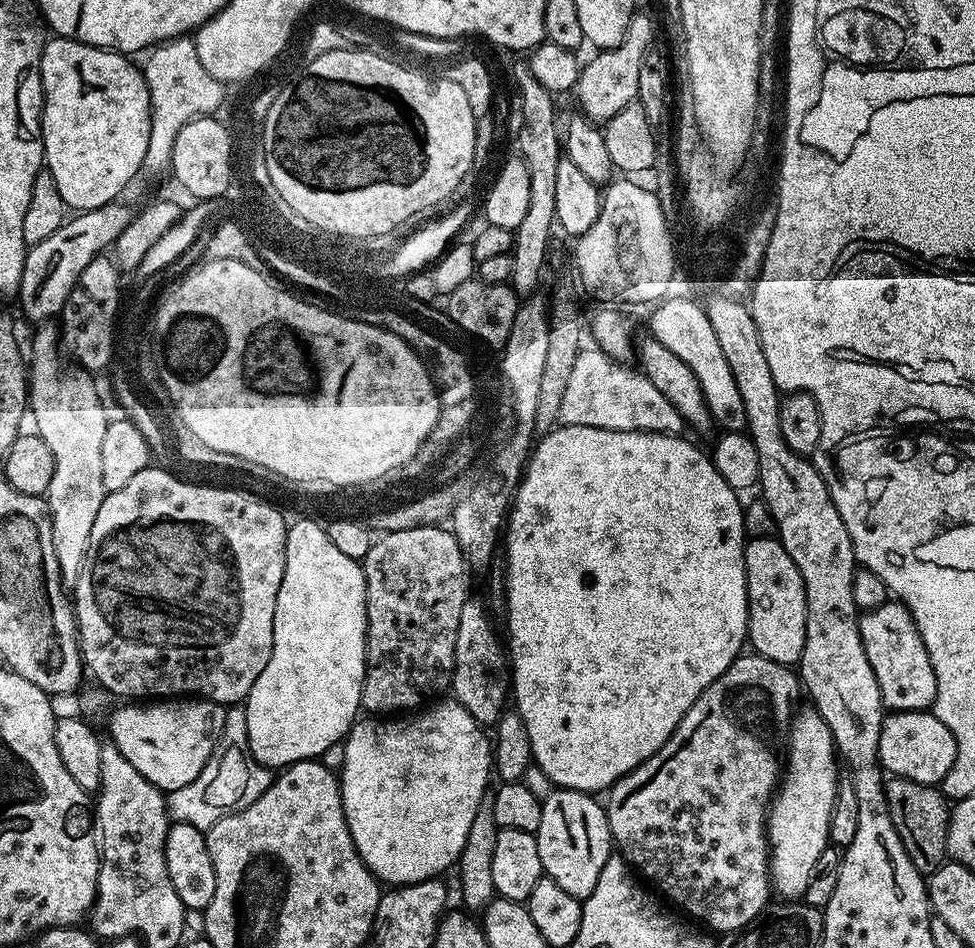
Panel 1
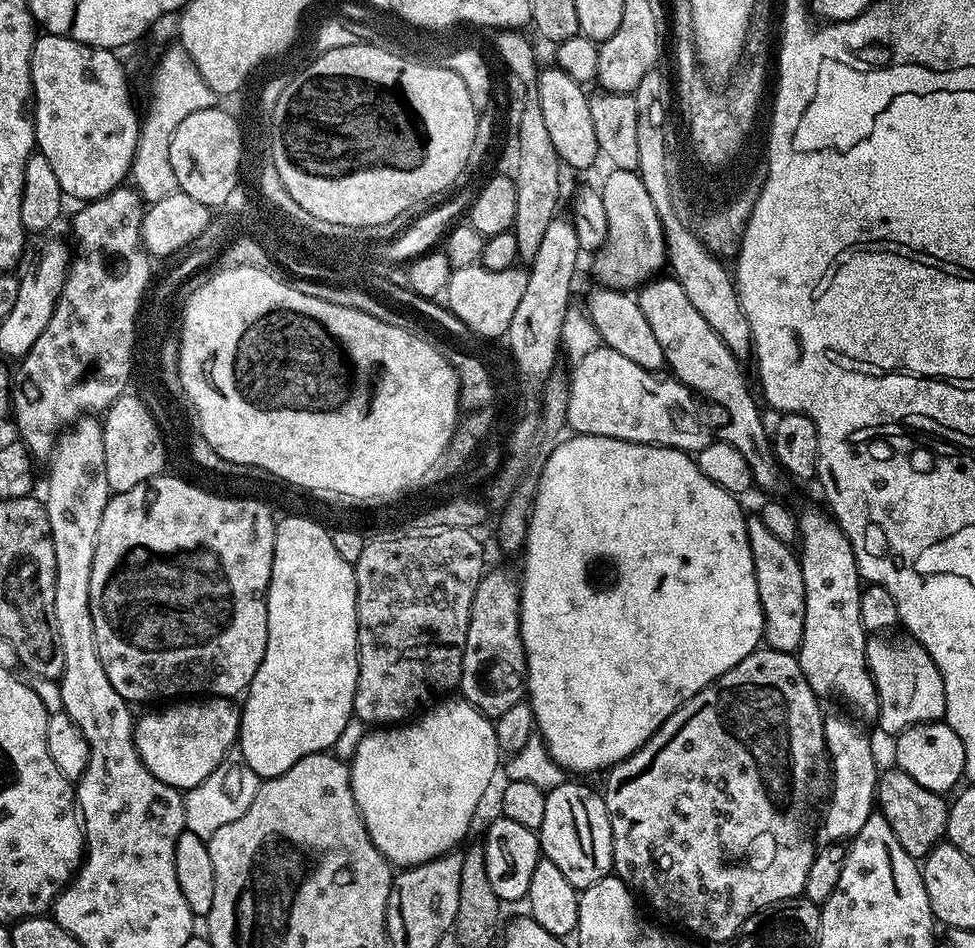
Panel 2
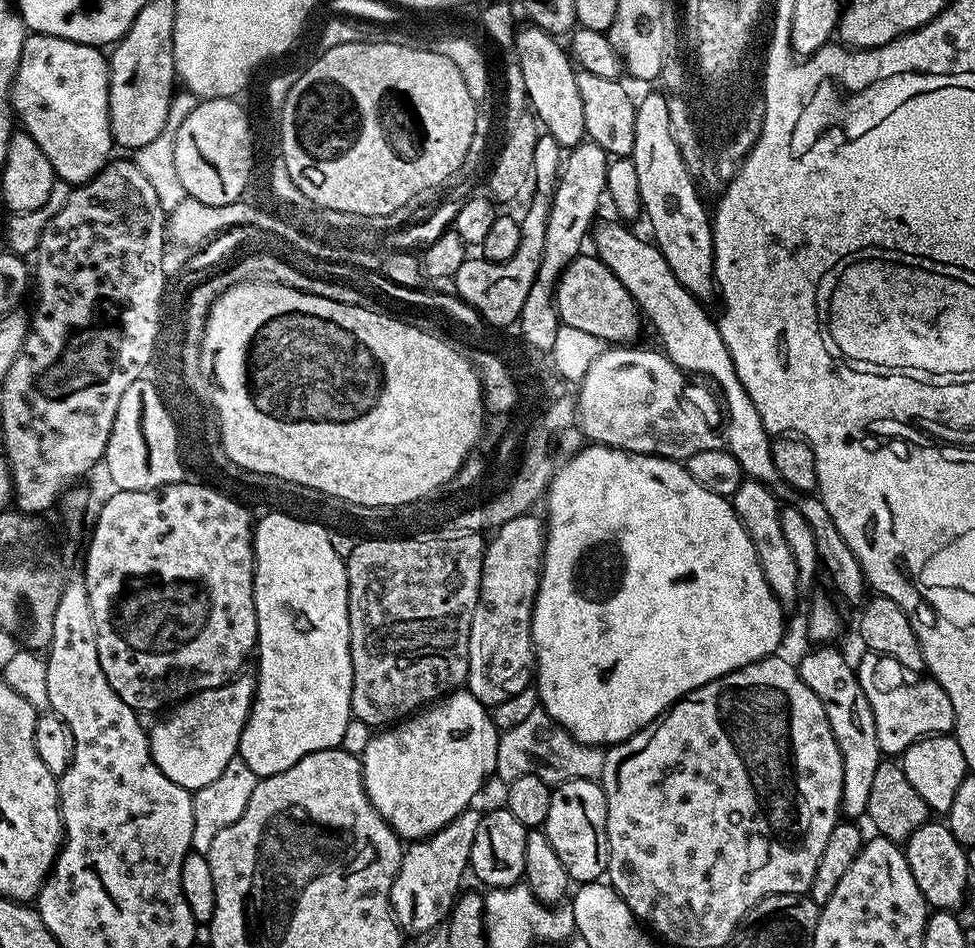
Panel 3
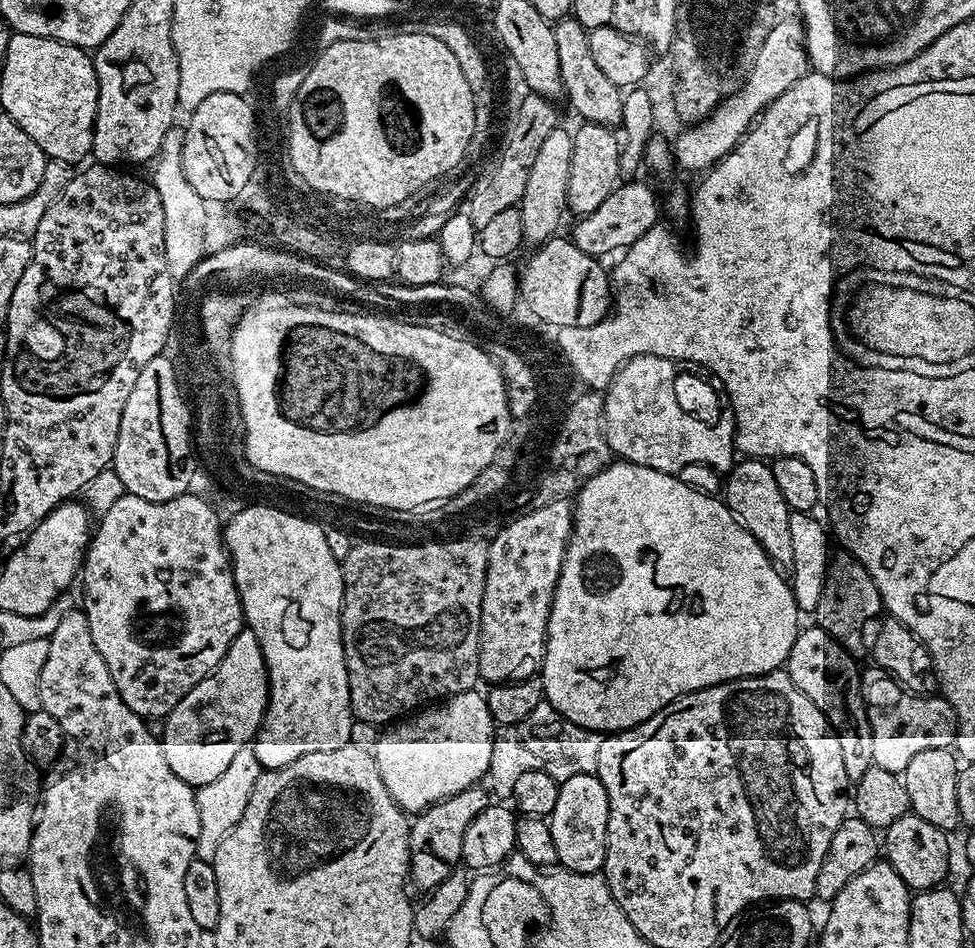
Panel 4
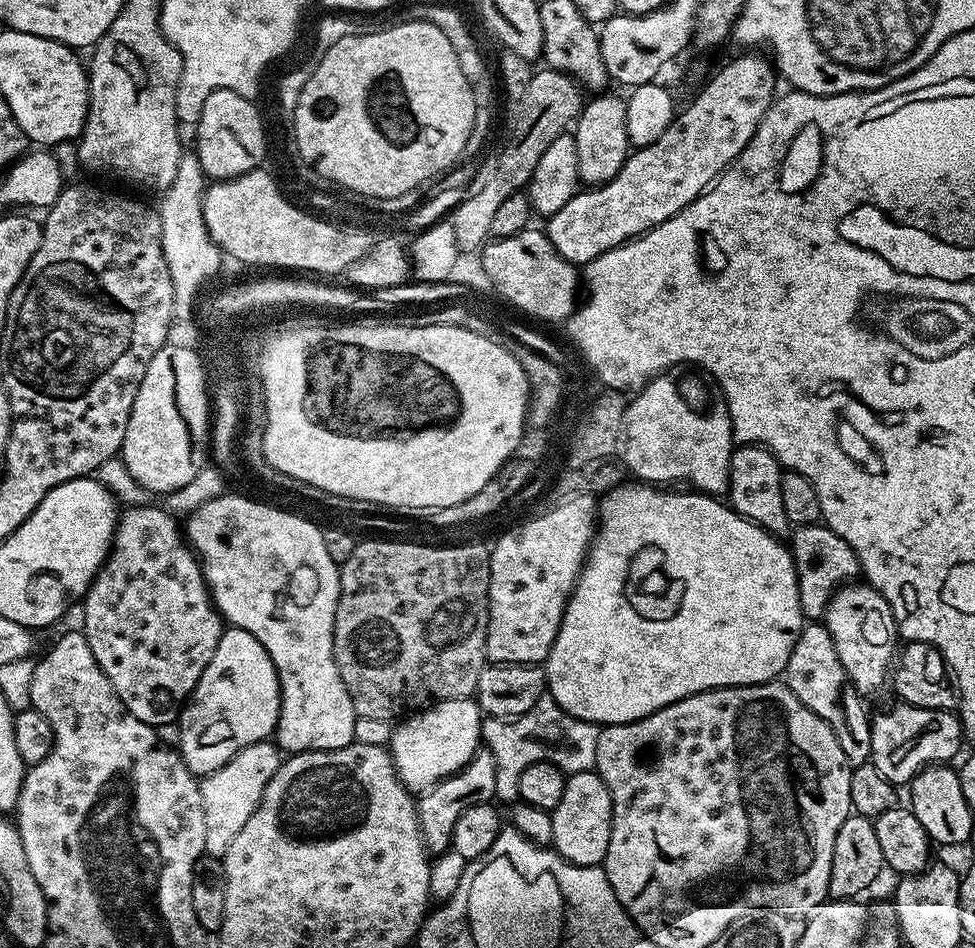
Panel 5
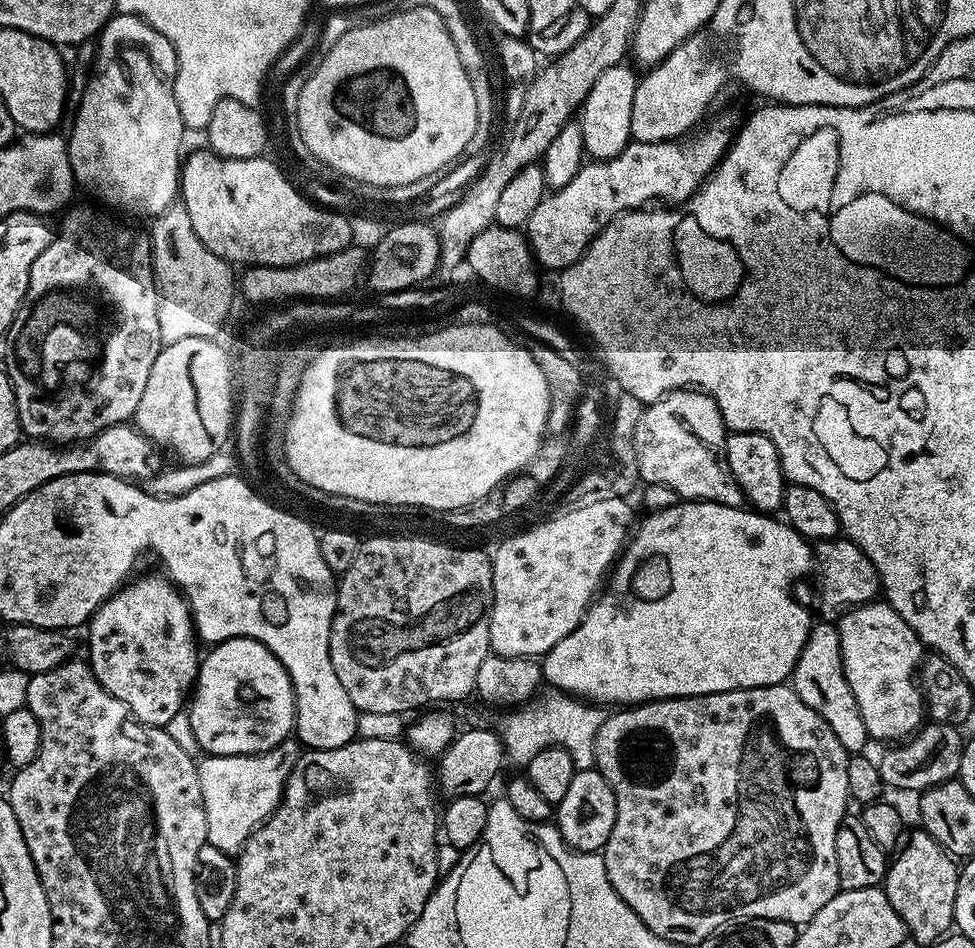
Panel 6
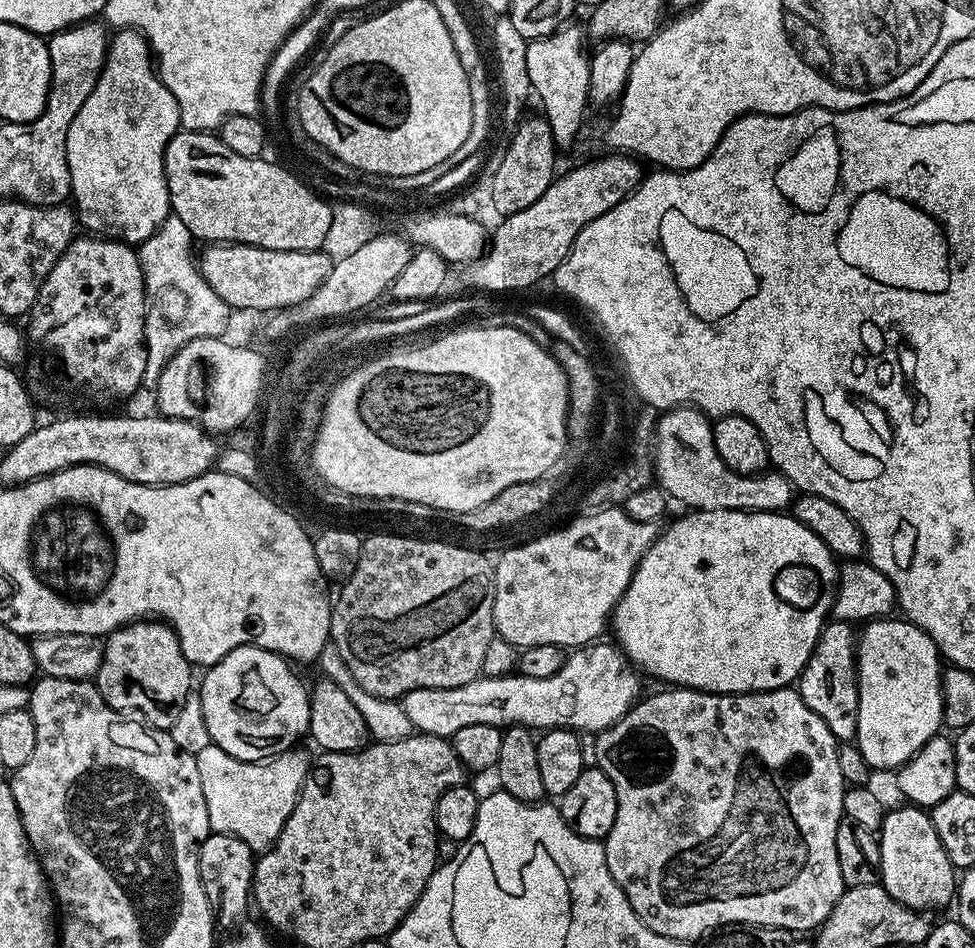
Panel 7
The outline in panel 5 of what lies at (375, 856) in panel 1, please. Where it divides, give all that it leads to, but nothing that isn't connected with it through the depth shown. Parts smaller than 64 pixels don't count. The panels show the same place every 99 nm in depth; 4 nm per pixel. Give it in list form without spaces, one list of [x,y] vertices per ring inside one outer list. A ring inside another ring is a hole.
[[[472,698],[437,700],[429,707],[405,715],[393,727],[390,745],[392,761],[404,787],[419,794],[462,770],[481,747],[481,723],[480,705]]]

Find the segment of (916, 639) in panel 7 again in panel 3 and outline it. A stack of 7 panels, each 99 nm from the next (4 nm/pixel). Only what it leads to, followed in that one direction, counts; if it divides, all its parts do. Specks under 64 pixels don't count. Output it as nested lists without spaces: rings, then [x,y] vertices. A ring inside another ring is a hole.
[[[601,219],[591,233],[591,243],[596,243],[595,255],[611,272],[630,290],[634,302],[639,306],[643,319],[652,323],[656,336],[660,339],[659,347],[664,355],[674,362],[674,366],[685,374],[693,372],[696,376],[705,376],[720,391],[724,399],[724,428],[722,427],[722,444],[728,453],[737,459],[743,475],[749,480],[757,480],[771,488],[776,499],[781,502],[794,501],[794,507],[810,522],[810,530],[814,530],[814,546],[818,546],[818,558],[822,562],[823,571],[828,571],[832,584],[848,600],[863,601],[866,596],[864,572],[860,569],[858,558],[846,546],[846,538],[838,534],[838,526],[834,526],[834,518],[830,518],[830,510],[820,501],[819,495],[800,494],[778,474],[778,466],[774,466],[772,453],[773,437],[762,426],[762,418],[758,410],[754,410],[754,402],[750,402],[750,394],[742,386],[738,378],[738,370],[734,370],[734,362],[730,358],[730,350],[722,338],[717,321],[704,313],[699,299],[687,292],[674,278],[666,258],[655,243],[635,236],[628,228],[623,228],[619,219]]]

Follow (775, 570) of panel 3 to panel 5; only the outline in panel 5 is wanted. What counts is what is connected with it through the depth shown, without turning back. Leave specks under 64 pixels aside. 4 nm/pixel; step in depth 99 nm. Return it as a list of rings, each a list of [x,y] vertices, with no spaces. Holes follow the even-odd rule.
[[[755,444],[737,447],[730,458],[730,482],[726,493],[730,506],[739,516],[765,528],[777,538],[787,537],[790,532],[786,510],[782,507],[781,475],[782,469],[774,453]]]

